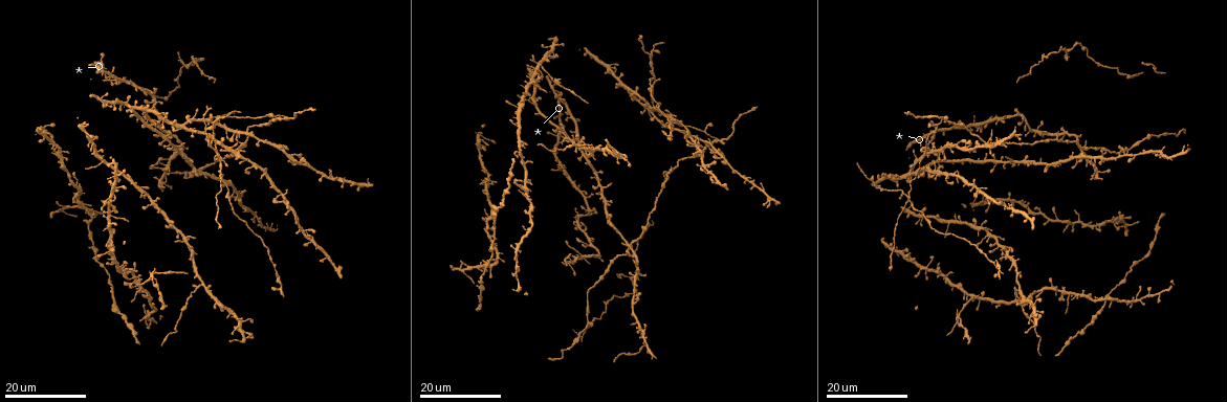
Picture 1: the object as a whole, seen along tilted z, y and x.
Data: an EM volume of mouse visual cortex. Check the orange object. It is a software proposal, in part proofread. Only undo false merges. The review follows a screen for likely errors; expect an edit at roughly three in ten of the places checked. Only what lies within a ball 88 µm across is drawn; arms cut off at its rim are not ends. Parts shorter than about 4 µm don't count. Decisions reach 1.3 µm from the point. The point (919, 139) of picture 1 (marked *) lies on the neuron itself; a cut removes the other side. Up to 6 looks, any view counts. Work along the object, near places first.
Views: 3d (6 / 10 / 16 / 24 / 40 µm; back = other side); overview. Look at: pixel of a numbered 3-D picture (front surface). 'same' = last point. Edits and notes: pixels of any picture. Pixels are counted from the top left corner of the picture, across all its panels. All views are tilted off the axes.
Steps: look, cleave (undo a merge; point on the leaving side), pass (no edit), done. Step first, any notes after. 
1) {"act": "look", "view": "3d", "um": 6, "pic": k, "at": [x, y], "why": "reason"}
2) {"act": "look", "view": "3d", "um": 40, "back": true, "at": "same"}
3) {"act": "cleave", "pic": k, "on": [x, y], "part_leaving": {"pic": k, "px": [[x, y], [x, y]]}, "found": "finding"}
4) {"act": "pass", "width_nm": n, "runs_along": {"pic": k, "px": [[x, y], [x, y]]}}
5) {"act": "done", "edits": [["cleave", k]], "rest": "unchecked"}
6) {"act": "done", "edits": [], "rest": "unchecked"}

{"act": "look", "view": "3d", "um": 24, "pic": 1, "at": [220, 162], "why": "looks like a crossing"}

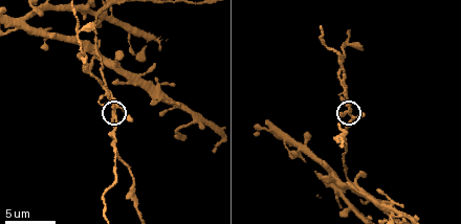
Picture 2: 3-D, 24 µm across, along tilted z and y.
{"act": "look", "view": "3d", "um": 10, "pic": 2, "at": [113, 107]}

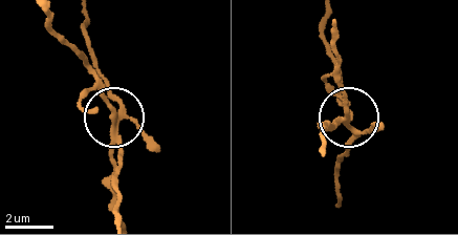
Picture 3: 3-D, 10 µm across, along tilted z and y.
{"act": "cleave", "pic": 3, "on": [335, 124], "width_nm": 180, "found": "two neurons meet here"}

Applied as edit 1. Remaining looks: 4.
{"act": "look", "view": "overview"}

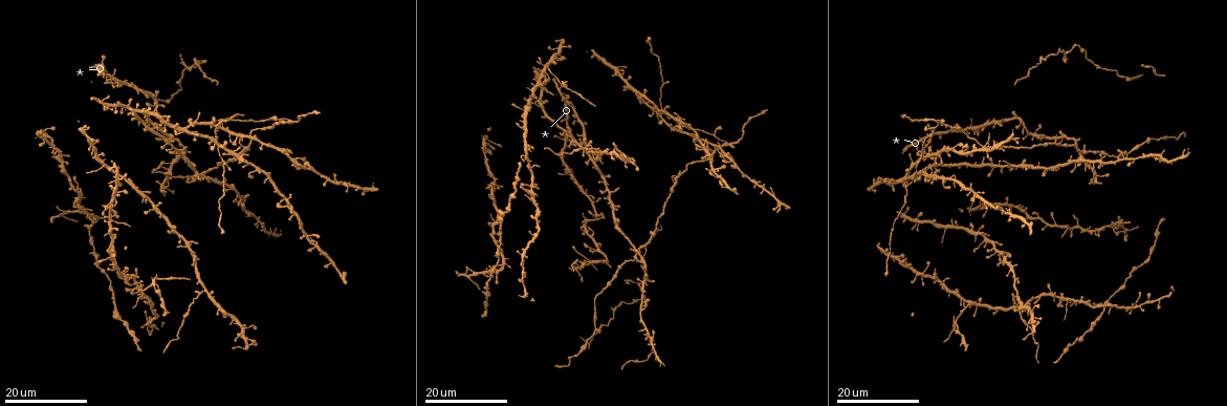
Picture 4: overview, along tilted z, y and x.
{"act": "look", "view": "3d", "um": 16, "pic": 4, "at": [149, 284], "why": "four-way junction"}

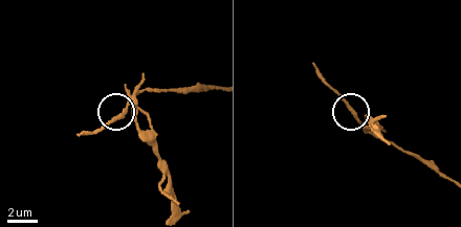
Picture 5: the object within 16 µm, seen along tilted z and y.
{"act": "look", "view": "3d", "um": 10, "pic": 5, "at": [126, 111], "why": "closer look"}

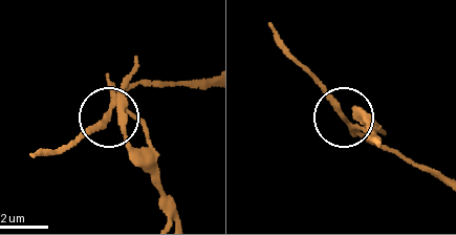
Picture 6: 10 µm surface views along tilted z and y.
{"act": "look", "view": "3d", "um": 10, "back": true, "pic": 6, "at": [106, 119]}

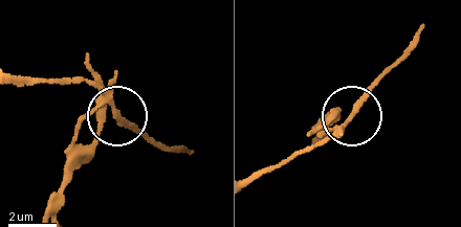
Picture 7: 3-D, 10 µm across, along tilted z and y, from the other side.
{"act": "cleave", "pic": 7, "on": [87, 64], "part_leaving": {"pic": 7, "px": [[103, 99], [81, 122], [78, 163], [55, 212]]}, "found": "a second neuron is stuck on"}

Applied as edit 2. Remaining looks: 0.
{"act": "done", "edits": [["cleave", 3], ["cleave", 7]], "rest": "unchecked"}

